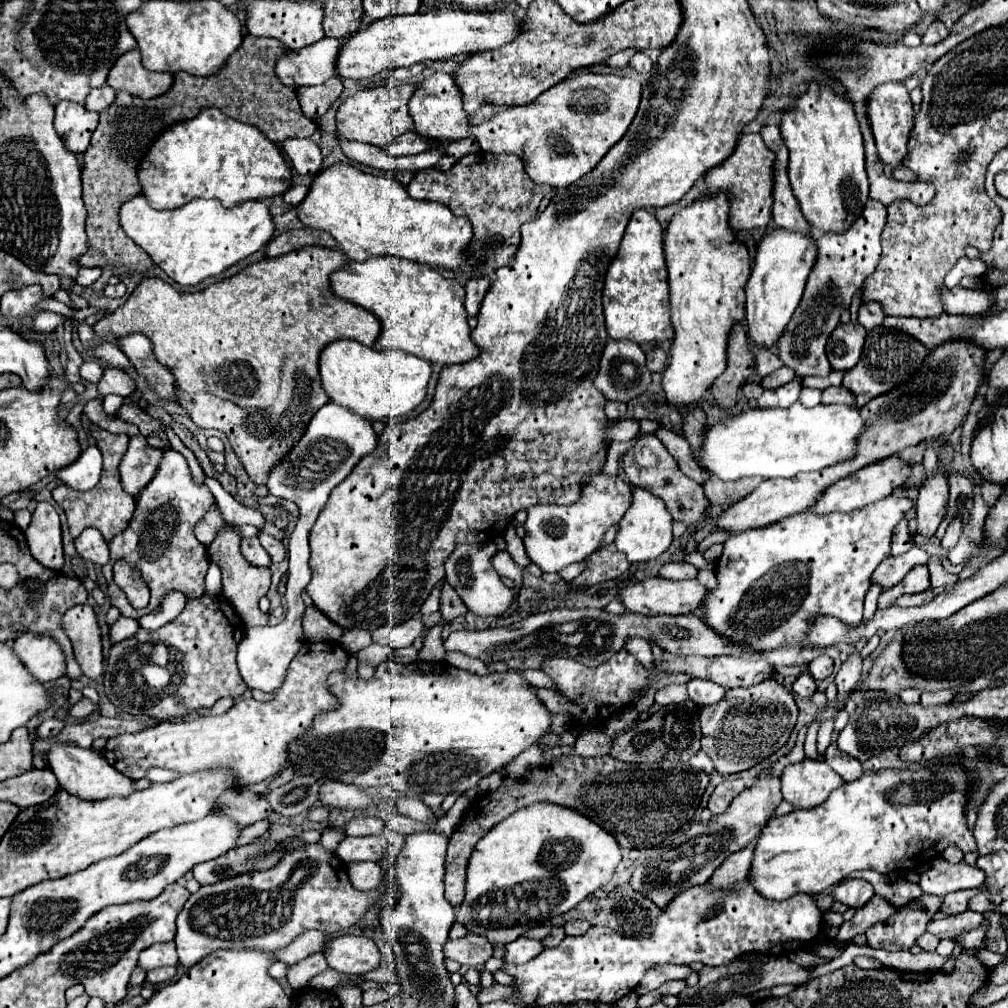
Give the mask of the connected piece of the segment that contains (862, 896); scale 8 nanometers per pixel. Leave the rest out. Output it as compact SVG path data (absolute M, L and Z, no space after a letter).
M847 879L839 883L833 891L835 901L841 901L849 907L863 907L873 897L873 887L863 879Z

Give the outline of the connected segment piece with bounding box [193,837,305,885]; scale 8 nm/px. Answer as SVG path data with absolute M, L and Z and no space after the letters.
M291 837L287 845L281 841L269 841L269 839L257 839L249 845L243 847L233 847L231 851L223 853L221 857L213 861L205 861L193 867L193 875L201 885L213 885L223 879L251 873L251 871L261 871L275 867L287 851L303 847L305 841L299 837Z

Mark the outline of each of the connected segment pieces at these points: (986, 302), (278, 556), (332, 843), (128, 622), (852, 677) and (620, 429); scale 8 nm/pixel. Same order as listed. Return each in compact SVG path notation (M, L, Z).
M941 285L939 299L943 303L943 313L947 315L981 315L993 305L993 301L985 293L963 287L949 289Z
M263 533L263 541L261 541L261 543L263 543L263 547L267 549L267 553L271 555L273 563L277 563L277 561L281 561L281 559L285 557L285 545L283 545L281 541L277 541L275 537Z
M325 829L323 831L323 835L321 835L321 845L323 845L323 849L325 851L329 851L329 853L333 853L335 849L337 849L337 845L339 845L339 841L343 839L345 835L343 833L339 833L337 829Z
M119 617L113 625L111 625L111 641L113 643L119 643L127 637L133 637L139 629L139 623L135 619L129 619L129 617Z
M855 651L848 659L843 662L839 673L835 675L835 683L839 687L839 703L845 703L845 695L847 691L851 691L855 687L855 683L859 681L859 675L862 673L863 657L860 652Z
M623 419L619 423L611 421L605 433L609 441L629 441L639 435L639 421L637 419Z

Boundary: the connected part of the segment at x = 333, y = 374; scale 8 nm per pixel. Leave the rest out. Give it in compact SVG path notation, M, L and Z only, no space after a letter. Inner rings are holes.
M333 341L321 351L321 385L329 399L367 421L401 417L413 411L427 395L431 363L405 351L375 351L359 341Z

